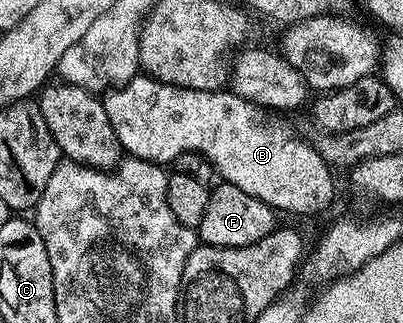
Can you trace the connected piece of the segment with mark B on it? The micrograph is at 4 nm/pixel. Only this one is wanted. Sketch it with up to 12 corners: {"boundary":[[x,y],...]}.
{"boundary":[[139,73],[101,100],[127,156],[206,156],[222,182],[318,215],[335,172],[233,90]]}

